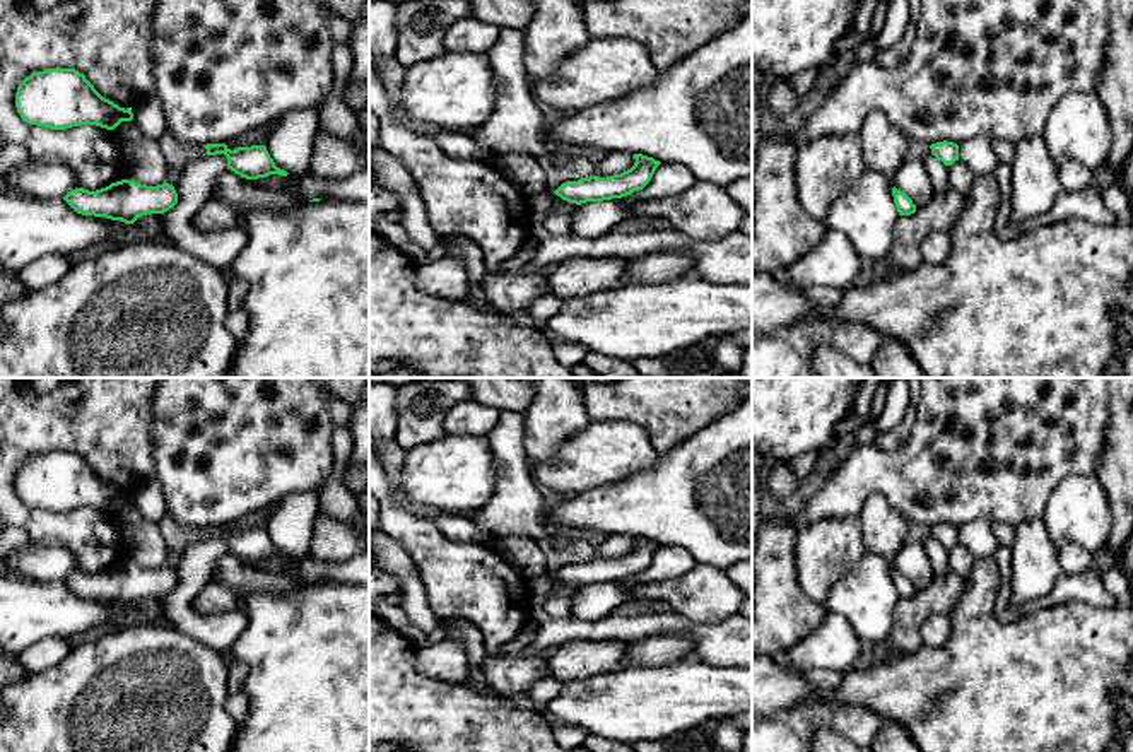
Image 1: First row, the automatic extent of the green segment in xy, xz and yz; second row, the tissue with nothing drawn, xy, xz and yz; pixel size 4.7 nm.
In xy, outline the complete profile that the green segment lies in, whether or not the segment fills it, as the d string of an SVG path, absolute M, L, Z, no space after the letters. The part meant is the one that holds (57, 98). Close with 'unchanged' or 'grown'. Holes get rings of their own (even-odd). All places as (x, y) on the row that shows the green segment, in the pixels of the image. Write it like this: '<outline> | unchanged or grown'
M48 68L32 72L26 77L15 92L15 108L22 121L51 130L67 130L79 125L96 125L114 130L121 121L132 121L132 108L120 108L103 97L94 85L75 68Z | unchanged

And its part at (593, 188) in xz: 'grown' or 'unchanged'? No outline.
unchanged

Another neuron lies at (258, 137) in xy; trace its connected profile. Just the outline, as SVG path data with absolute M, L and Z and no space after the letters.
M275 123L270 125L270 126L263 126L258 132L251 132L251 133L246 133L246 135L236 138L236 140L231 140L226 145L231 150L234 150L238 147L265 145L267 138L268 138L268 135L272 133L273 128L275 128Z

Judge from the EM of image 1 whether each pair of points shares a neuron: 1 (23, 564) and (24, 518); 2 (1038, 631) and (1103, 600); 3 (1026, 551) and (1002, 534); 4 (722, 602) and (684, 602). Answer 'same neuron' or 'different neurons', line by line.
1: different neurons
2: different neurons
3: different neurons
4: same neuron

